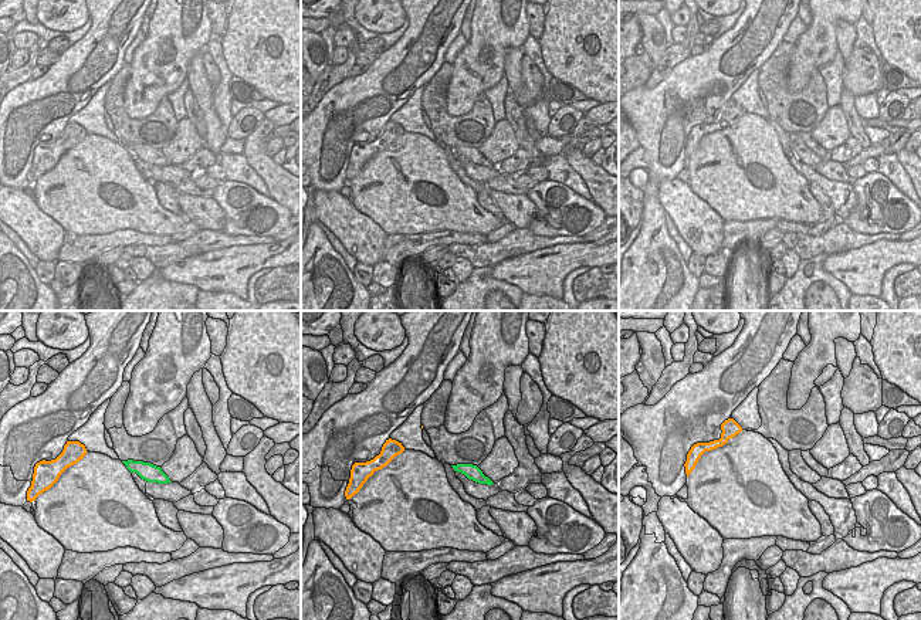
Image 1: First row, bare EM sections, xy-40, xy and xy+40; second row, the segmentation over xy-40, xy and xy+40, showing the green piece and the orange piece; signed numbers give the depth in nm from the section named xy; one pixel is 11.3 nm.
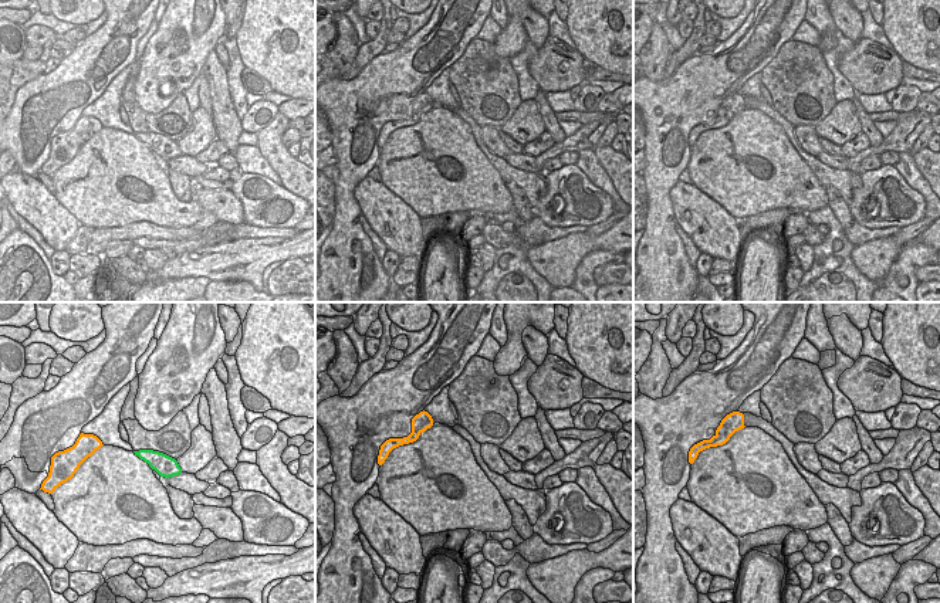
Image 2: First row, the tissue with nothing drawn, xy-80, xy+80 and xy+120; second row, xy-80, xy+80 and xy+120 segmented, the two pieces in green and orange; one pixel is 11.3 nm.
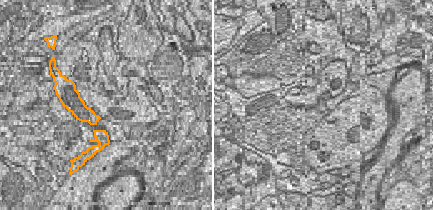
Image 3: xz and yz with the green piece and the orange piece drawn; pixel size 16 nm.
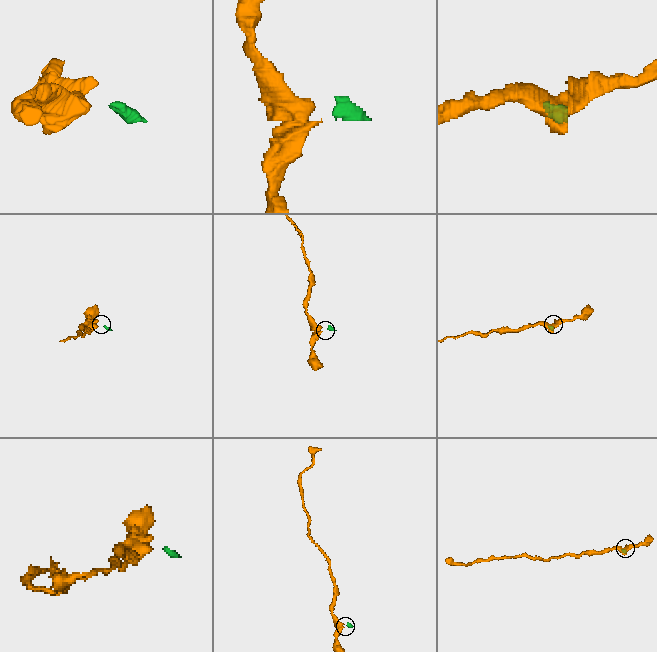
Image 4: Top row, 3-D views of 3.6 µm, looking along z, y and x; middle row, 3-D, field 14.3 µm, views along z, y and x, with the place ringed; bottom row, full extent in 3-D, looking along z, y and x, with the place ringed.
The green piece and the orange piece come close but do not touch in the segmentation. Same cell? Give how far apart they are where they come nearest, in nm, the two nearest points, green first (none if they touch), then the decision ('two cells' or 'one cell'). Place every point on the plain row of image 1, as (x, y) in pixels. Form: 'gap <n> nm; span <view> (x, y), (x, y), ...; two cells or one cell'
gap 420 nm; span xy-40 (122, 144), (85, 135); two cells

